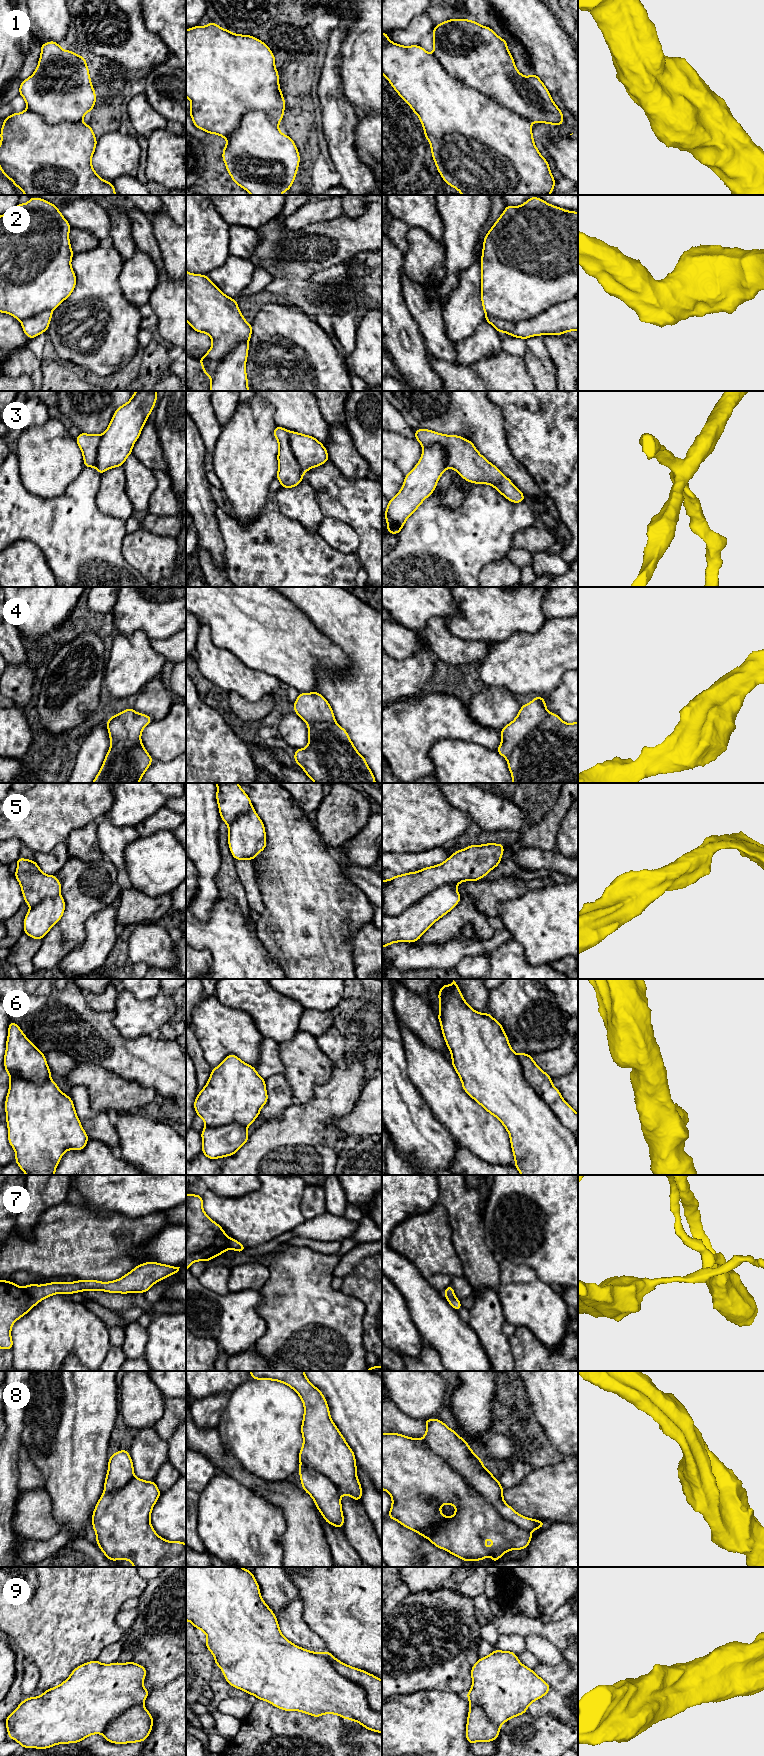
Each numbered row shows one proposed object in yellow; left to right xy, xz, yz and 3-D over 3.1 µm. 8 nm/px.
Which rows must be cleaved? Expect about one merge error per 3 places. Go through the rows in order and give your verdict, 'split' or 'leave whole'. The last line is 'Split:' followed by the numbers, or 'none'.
1: leave whole
2: leave whole
3: split
4: leave whole
5: leave whole
6: leave whole
7: split
8: leave whole
9: leave whole
Split: 3, 7

